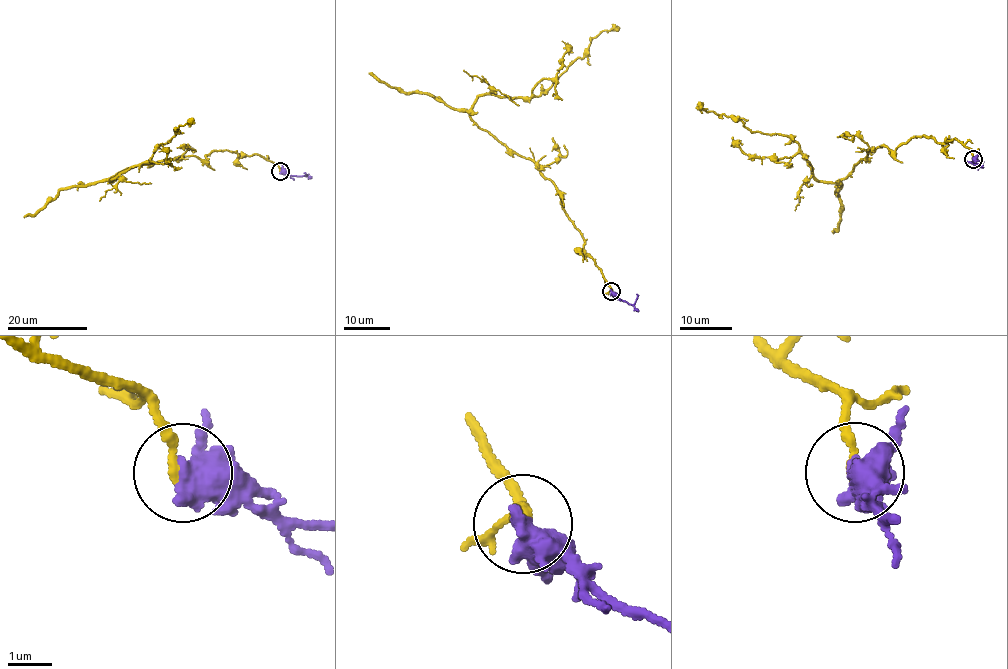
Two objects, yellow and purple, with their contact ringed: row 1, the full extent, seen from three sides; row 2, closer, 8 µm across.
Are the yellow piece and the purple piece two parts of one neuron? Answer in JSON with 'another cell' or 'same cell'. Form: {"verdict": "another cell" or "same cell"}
{"verdict": "same cell"}

